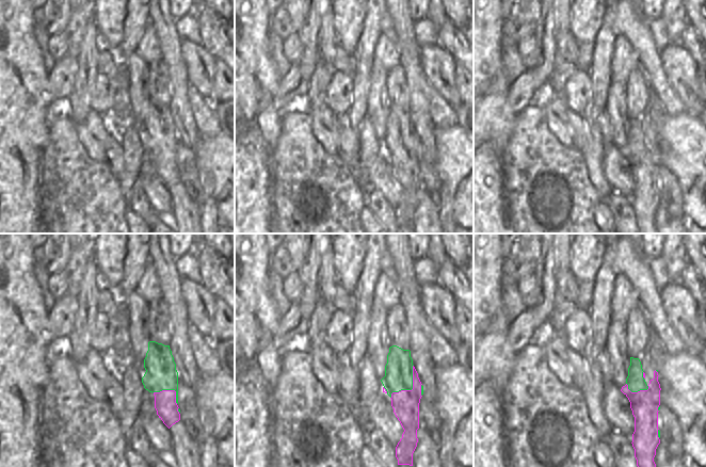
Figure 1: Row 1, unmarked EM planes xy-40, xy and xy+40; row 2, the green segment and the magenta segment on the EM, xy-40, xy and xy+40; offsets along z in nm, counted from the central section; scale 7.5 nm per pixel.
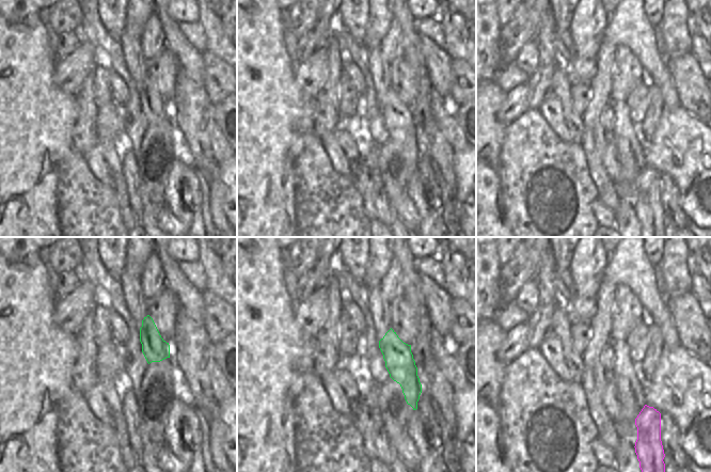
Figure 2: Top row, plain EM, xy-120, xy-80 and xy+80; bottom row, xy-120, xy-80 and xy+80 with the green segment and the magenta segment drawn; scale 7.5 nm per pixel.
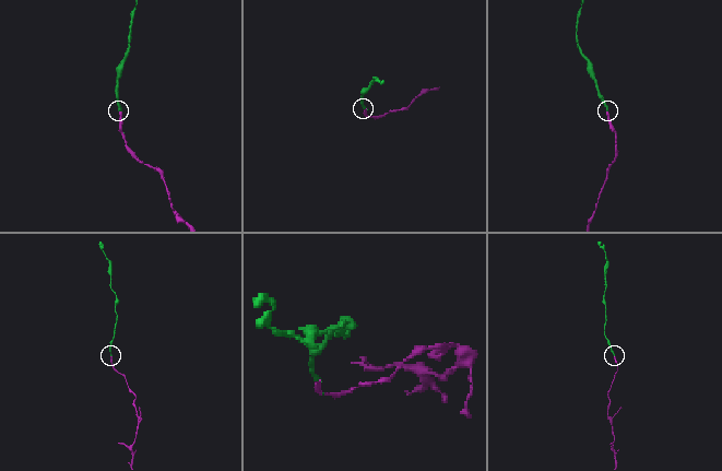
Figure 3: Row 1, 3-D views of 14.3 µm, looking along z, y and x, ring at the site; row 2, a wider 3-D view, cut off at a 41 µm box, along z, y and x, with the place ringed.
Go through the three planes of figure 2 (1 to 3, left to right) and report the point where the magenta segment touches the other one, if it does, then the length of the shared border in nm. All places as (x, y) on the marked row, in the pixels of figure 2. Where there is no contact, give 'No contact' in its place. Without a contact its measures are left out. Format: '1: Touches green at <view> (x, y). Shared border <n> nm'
1: No contact
2: No contact
3: No contact.

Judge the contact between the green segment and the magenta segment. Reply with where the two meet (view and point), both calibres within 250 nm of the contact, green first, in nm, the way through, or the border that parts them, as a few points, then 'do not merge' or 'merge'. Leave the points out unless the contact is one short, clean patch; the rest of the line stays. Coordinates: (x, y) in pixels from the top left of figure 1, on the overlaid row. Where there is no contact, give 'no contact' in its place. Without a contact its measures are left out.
meets green in xy at (411, 389); 200 nm thick on the green side, 200 nm on the other; merge

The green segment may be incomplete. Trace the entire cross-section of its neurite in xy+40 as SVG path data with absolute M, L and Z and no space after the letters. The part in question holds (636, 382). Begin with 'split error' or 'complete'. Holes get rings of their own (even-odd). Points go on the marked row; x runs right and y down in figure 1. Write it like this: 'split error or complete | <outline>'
split error | M630 357L626 385L621 391L628 398L635 417L632 447L638 467L656 467L654 457L660 444L658 412L660 409L660 384L658 370L647 385L639 358Z

